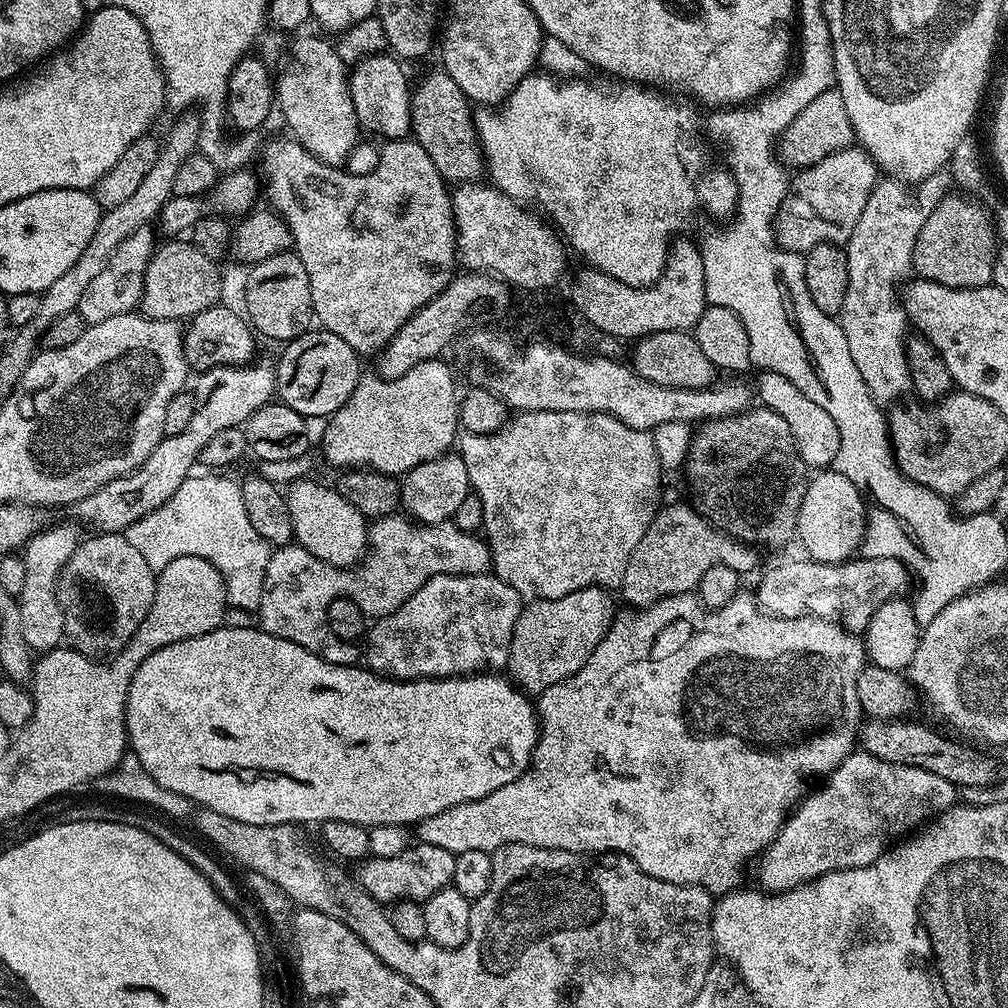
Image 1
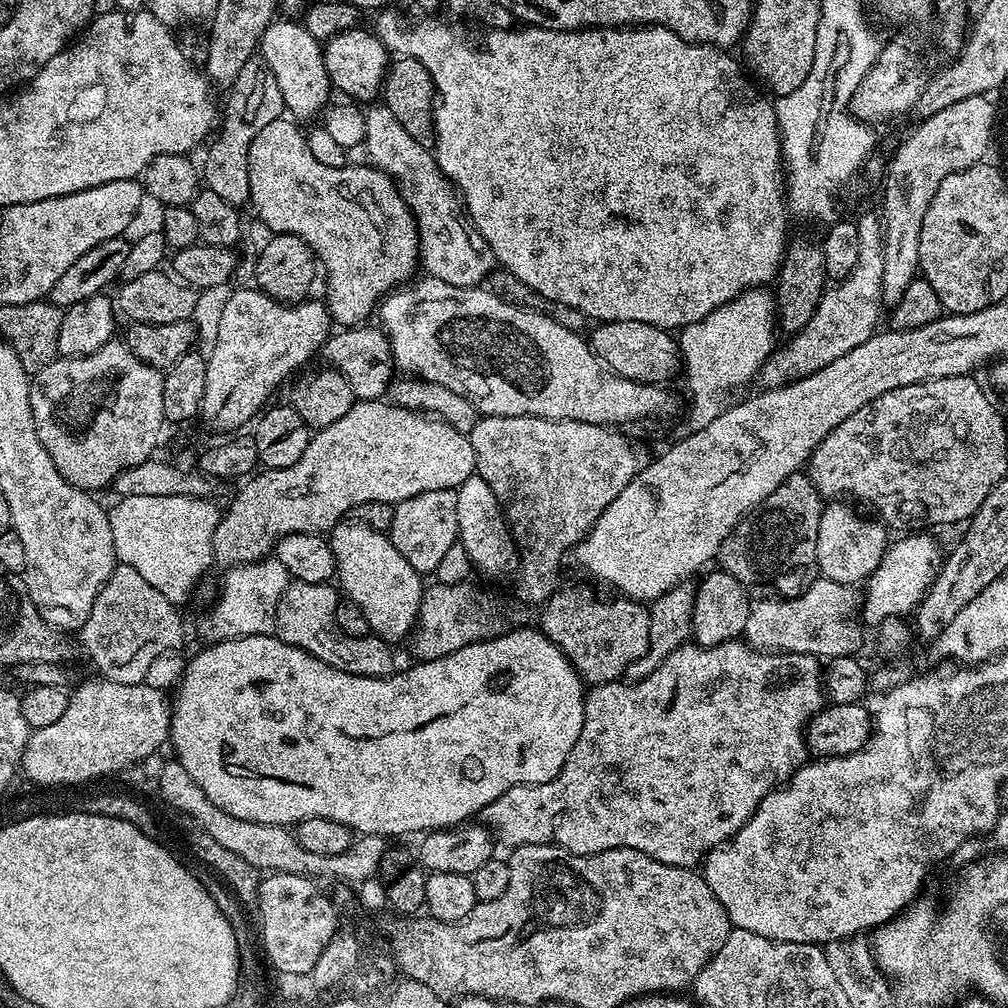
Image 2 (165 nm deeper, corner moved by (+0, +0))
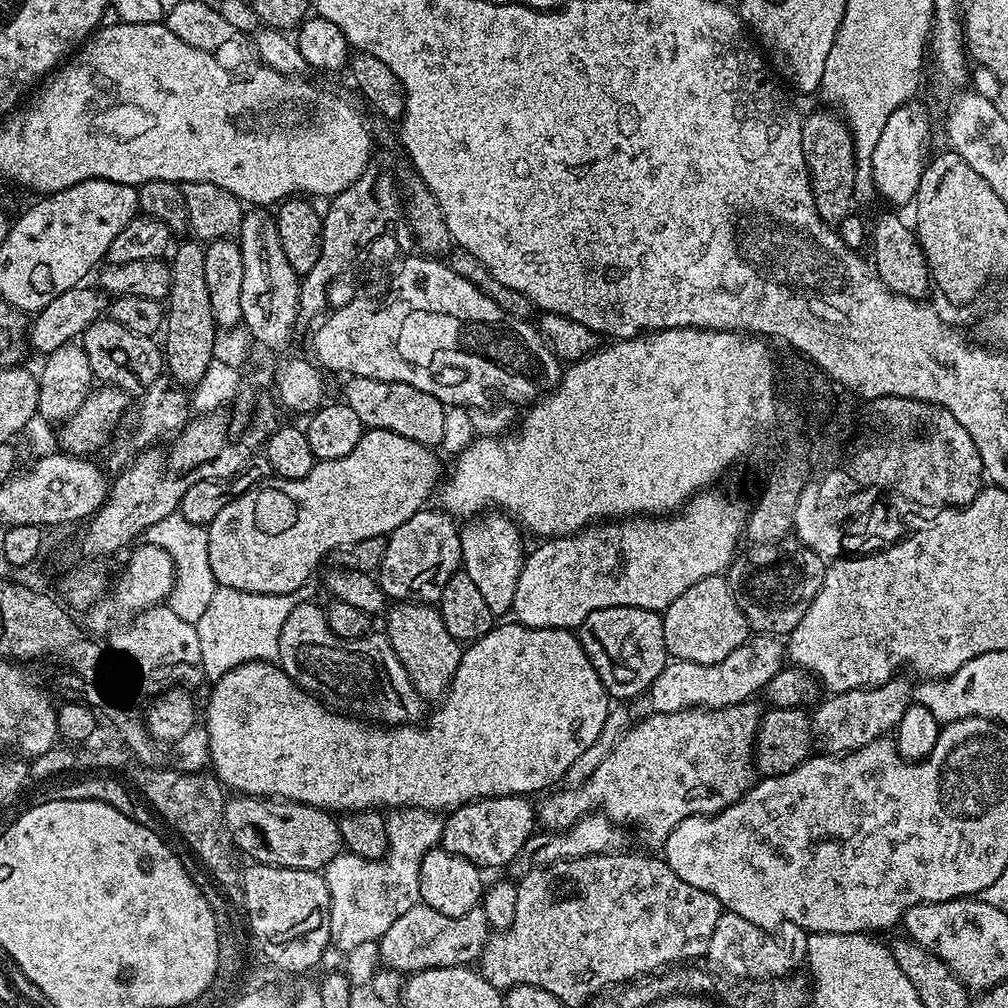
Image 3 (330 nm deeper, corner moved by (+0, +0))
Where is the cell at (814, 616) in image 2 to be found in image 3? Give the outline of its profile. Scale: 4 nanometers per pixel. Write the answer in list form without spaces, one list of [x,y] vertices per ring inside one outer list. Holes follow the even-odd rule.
[[[753,635],[730,658],[717,664],[695,664],[673,659],[646,693],[649,713],[682,712],[685,708],[732,708],[751,701],[786,664],[786,648],[775,636]]]

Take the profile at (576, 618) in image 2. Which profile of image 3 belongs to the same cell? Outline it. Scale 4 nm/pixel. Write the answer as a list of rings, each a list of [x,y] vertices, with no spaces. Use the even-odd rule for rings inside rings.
[[[630,606],[594,610],[580,623],[578,635],[582,650],[586,650],[598,678],[616,702],[643,697],[670,662],[664,637],[664,617],[658,612]]]

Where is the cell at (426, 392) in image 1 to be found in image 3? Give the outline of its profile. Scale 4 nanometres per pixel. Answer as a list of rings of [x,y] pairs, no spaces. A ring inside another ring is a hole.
[[[369,428],[346,458],[327,461],[326,466],[317,462],[310,474],[301,480],[276,478],[272,488],[264,482],[259,487],[247,488],[240,496],[232,497],[232,501],[222,506],[222,510],[218,510],[216,517],[206,526],[210,568],[217,585],[246,590],[250,594],[299,593],[300,587],[311,578],[312,571],[335,548],[344,550],[375,536],[387,537],[389,532],[402,526],[406,518],[414,518],[414,514],[431,501],[428,500],[431,496],[433,499],[442,475],[440,460],[432,452],[435,451],[429,445],[402,438],[402,434],[394,434],[385,428]],[[379,468],[388,472],[380,473]]]

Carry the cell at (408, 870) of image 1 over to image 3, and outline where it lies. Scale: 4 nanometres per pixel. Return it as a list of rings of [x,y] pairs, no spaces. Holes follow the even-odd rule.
[[[486,796],[451,809],[444,820],[439,847],[466,858],[481,870],[511,865],[538,828],[537,809],[528,800],[524,796]]]

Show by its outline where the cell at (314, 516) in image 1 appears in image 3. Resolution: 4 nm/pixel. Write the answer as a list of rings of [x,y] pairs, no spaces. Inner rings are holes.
[[[396,602],[387,609],[387,616],[388,641],[390,646],[394,646],[402,666],[406,666],[406,674],[410,674],[416,692],[425,701],[439,701],[451,686],[454,674],[460,665],[461,641],[455,640],[448,633],[440,617],[439,607],[431,604]]]

